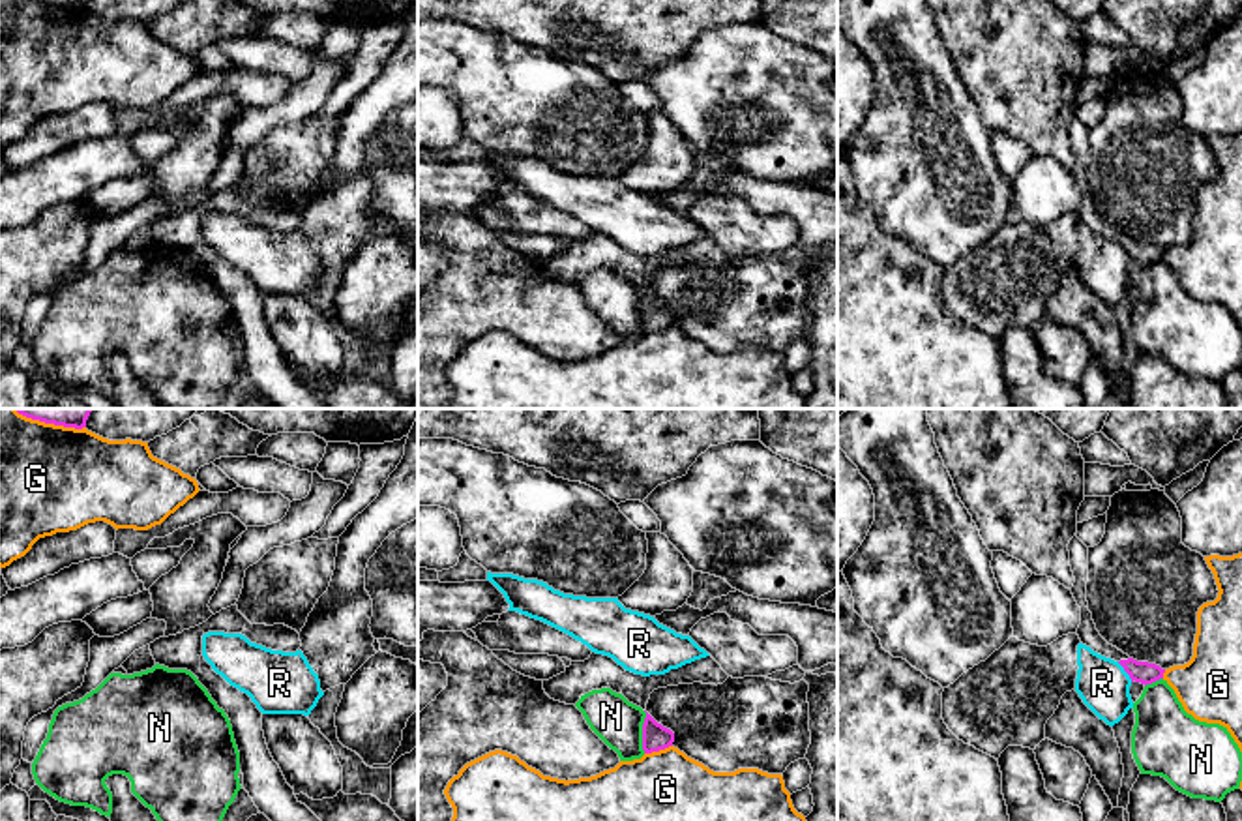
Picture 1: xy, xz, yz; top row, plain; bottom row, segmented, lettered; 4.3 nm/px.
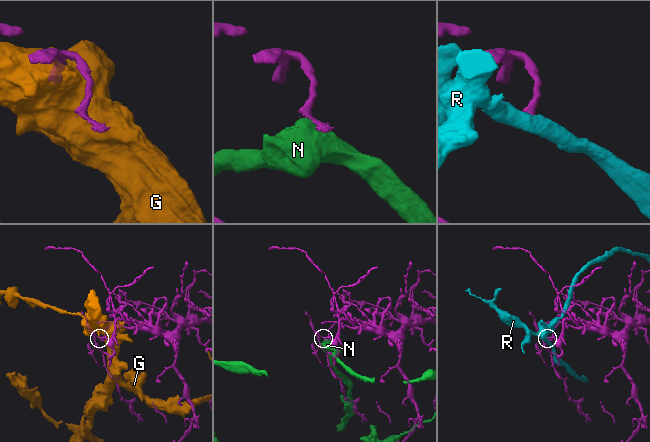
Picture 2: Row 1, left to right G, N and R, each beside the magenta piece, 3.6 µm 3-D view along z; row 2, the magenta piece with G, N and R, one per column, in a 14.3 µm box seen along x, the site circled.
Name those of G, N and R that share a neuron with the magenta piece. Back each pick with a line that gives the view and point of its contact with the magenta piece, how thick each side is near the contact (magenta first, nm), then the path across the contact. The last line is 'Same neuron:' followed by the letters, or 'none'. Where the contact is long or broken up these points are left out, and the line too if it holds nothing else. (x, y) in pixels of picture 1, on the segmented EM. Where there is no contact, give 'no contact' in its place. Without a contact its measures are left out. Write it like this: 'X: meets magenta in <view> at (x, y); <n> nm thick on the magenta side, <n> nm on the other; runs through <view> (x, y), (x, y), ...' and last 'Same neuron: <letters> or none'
Same neuron: none

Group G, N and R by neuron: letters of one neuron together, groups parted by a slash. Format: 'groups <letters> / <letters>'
groups G / N / R

